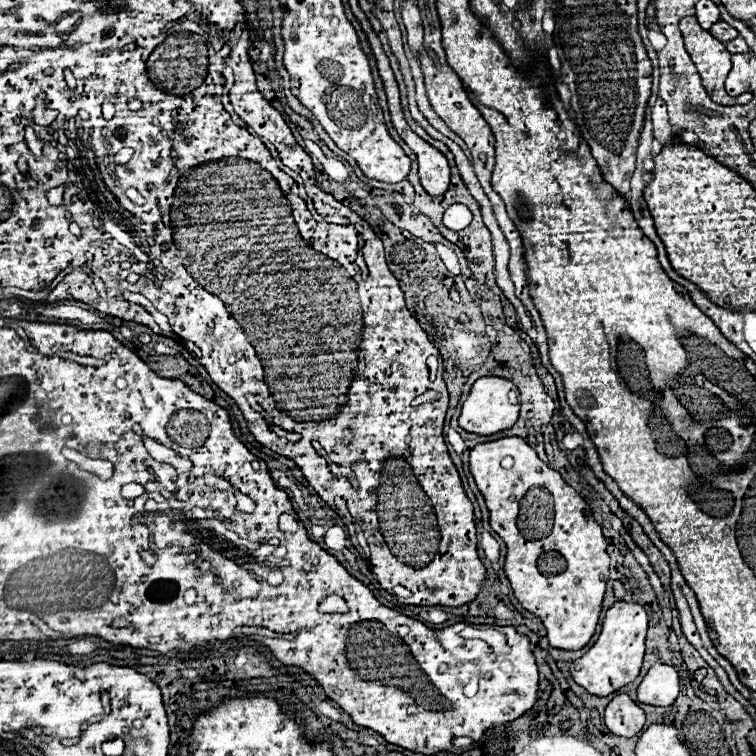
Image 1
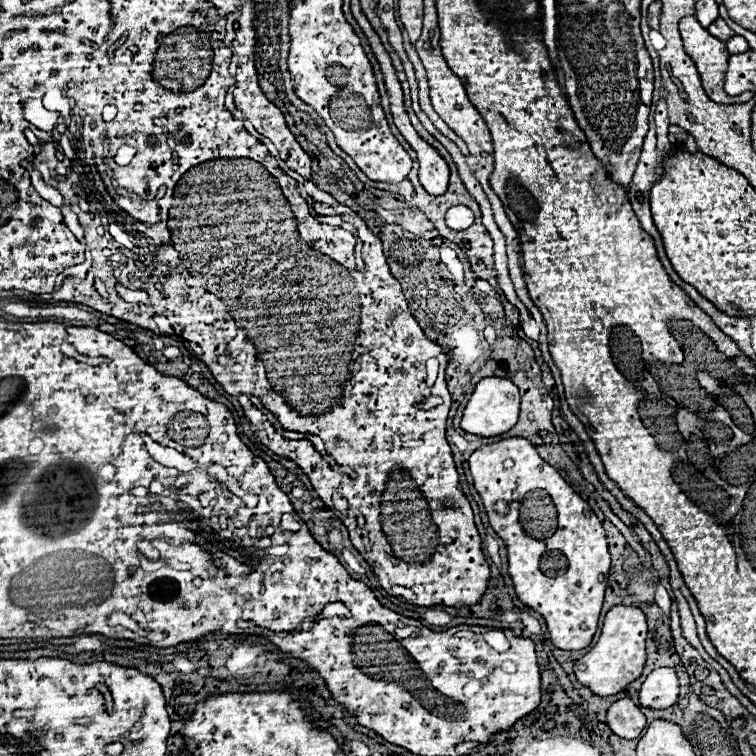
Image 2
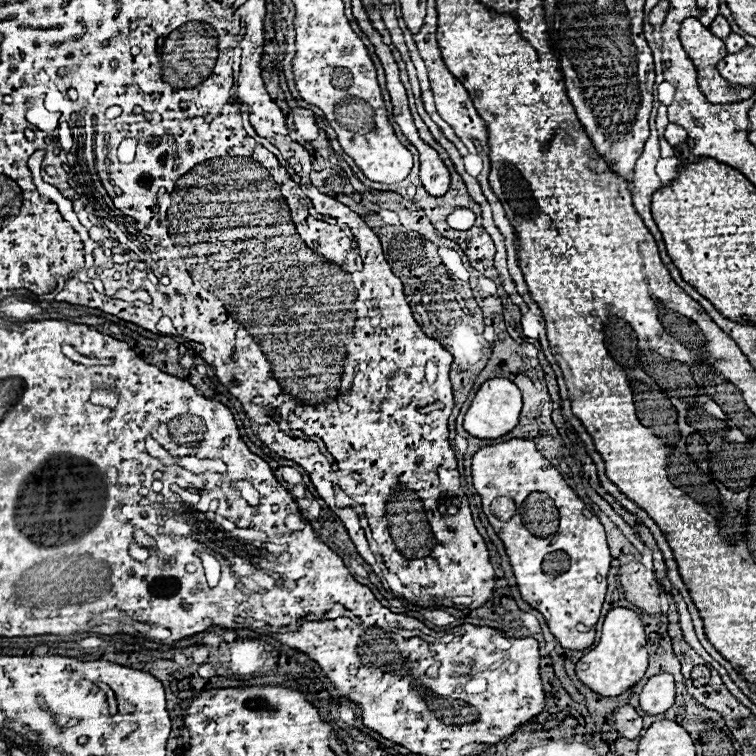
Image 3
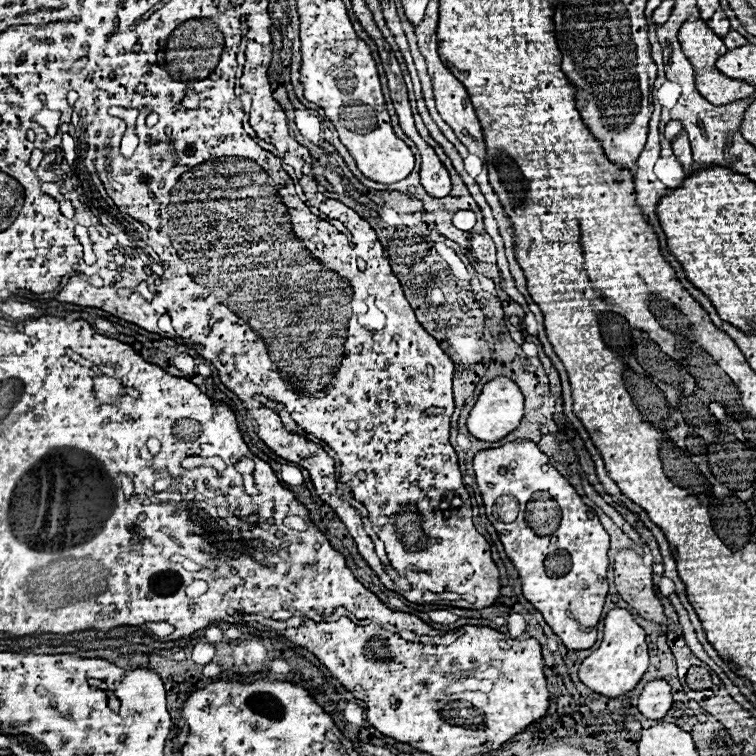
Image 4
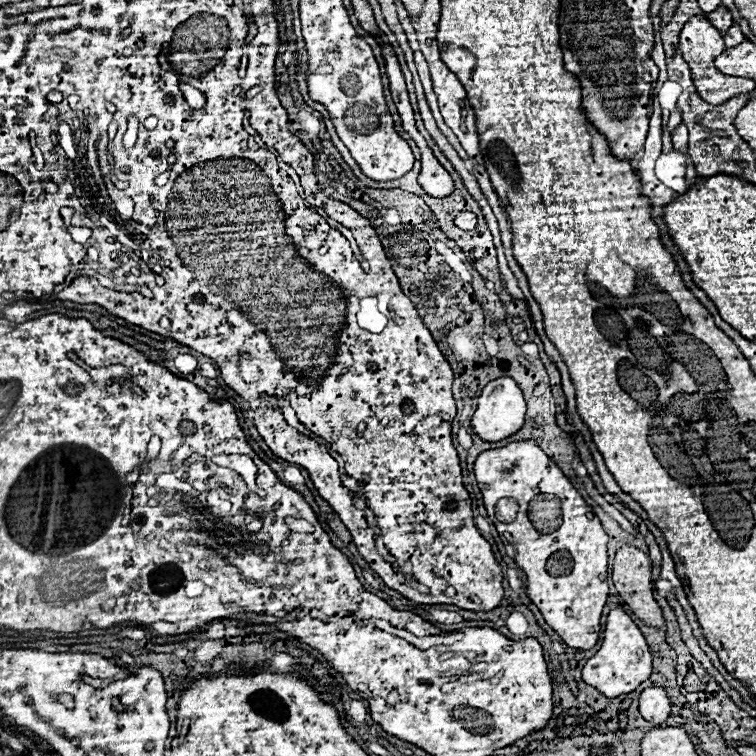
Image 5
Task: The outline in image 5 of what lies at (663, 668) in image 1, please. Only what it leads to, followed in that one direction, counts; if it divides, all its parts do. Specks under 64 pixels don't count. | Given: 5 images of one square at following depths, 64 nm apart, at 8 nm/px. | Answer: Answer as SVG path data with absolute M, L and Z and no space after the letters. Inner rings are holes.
M650 686L642 690L640 714L654 724L662 724L670 716L670 698L662 686Z

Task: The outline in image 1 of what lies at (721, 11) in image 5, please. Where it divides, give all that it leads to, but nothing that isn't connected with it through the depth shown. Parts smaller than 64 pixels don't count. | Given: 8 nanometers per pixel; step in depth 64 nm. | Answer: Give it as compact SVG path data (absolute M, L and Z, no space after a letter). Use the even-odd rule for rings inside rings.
M722 20L710 28L710 34L712 34L716 40L720 40L720 42L728 42L728 40L734 40L734 38L738 36L738 32L736 32L730 24L726 24L726 22L722 22Z

